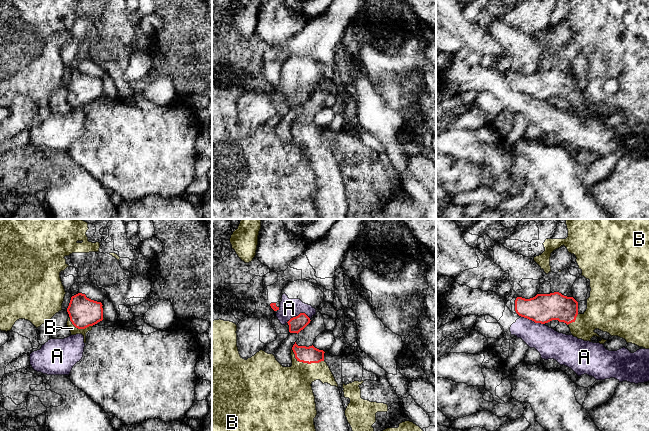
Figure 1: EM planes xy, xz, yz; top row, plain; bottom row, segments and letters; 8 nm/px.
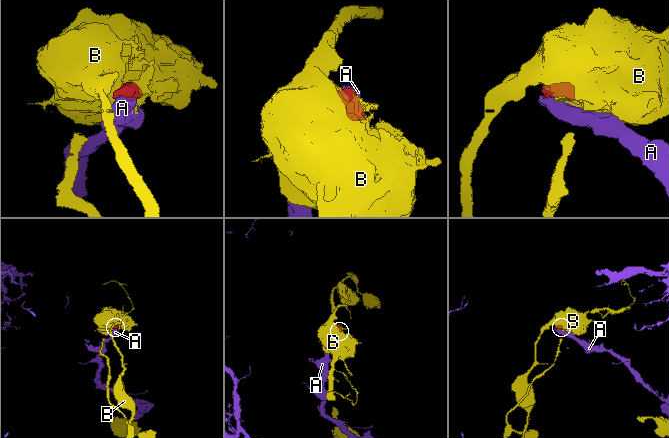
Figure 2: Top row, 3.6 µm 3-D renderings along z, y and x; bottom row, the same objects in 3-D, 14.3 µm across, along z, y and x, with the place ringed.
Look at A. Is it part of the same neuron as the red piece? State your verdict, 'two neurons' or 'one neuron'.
two neurons

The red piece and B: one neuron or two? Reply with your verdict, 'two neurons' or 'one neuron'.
two neurons

